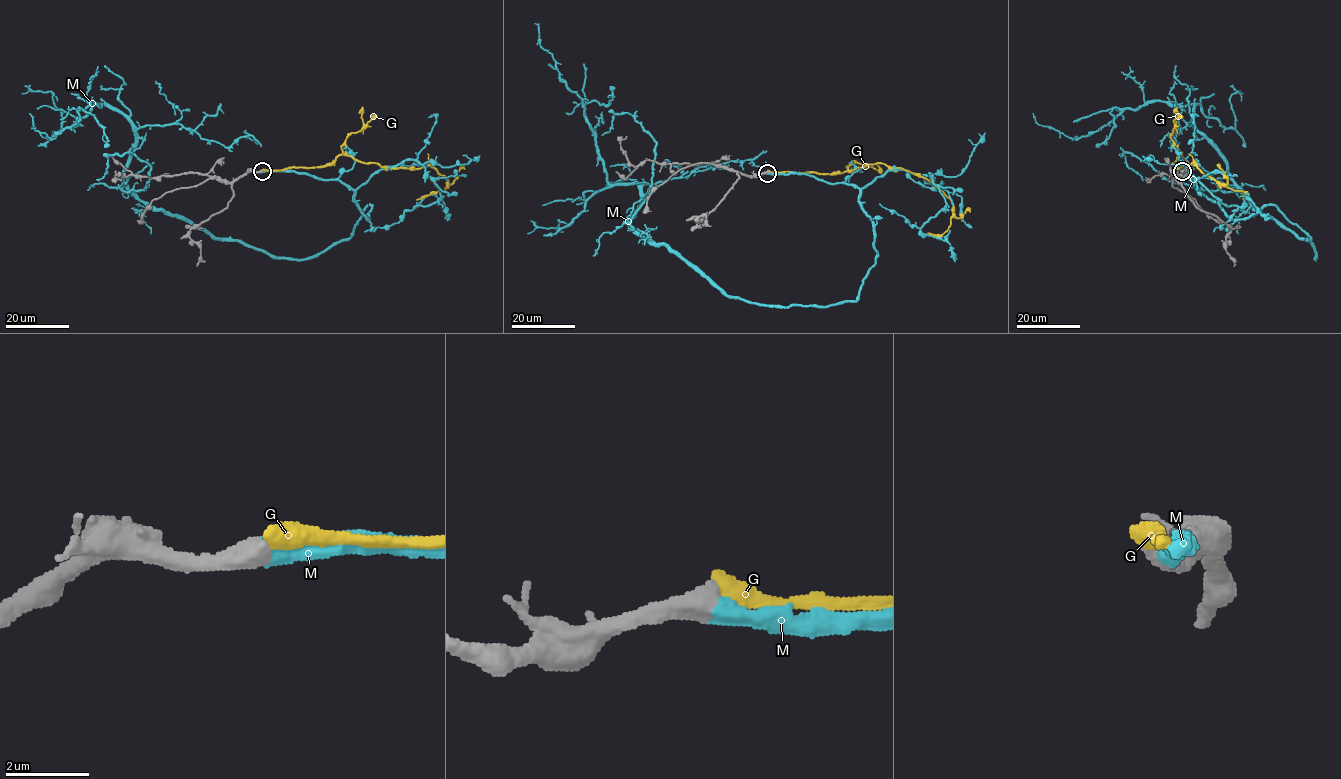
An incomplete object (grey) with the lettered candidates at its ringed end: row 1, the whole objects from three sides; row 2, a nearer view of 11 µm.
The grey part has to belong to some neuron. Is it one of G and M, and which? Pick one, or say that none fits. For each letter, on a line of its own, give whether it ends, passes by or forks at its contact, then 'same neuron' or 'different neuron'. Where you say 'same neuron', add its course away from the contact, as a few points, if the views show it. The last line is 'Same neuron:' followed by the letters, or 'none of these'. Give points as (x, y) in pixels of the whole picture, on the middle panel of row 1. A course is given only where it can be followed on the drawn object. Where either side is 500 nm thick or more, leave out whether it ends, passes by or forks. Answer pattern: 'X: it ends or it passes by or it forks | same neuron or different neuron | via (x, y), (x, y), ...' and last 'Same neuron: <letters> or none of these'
G: different neuron
M: same neuron | via (767, 173), (859, 189), (855, 300), (726, 296), (652, 245), (535, 23)
Same neuron: M

